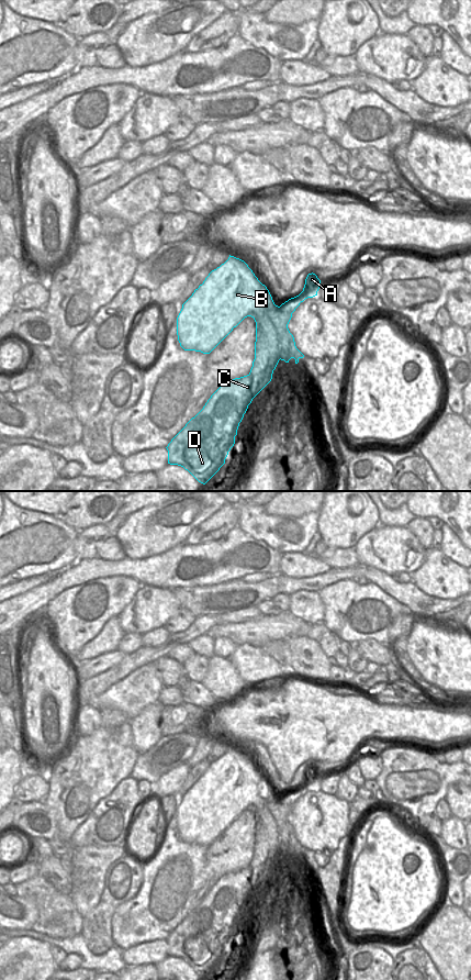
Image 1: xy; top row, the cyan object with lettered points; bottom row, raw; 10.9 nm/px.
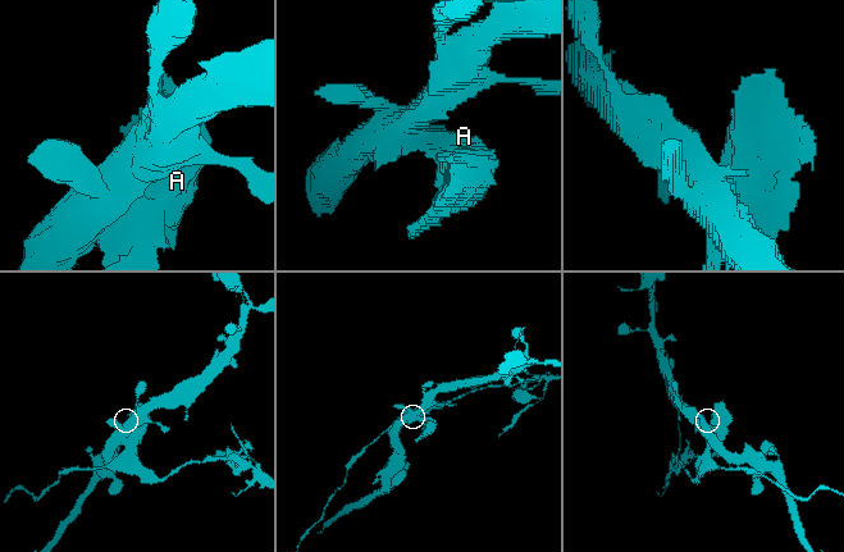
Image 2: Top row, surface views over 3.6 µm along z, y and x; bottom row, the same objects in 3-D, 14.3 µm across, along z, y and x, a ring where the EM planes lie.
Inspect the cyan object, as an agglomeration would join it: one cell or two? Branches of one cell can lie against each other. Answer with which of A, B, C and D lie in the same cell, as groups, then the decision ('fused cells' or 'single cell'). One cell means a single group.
A C D / B; fused cells

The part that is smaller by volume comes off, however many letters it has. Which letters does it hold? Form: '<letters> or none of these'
A, C, D

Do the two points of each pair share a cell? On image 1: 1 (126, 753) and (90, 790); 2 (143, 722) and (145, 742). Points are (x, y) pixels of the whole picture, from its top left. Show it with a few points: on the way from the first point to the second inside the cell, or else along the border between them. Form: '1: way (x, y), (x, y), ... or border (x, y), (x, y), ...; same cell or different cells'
1: way (118, 761), (98, 781); same cell
2: way (145, 726), (145, 737); same cell

